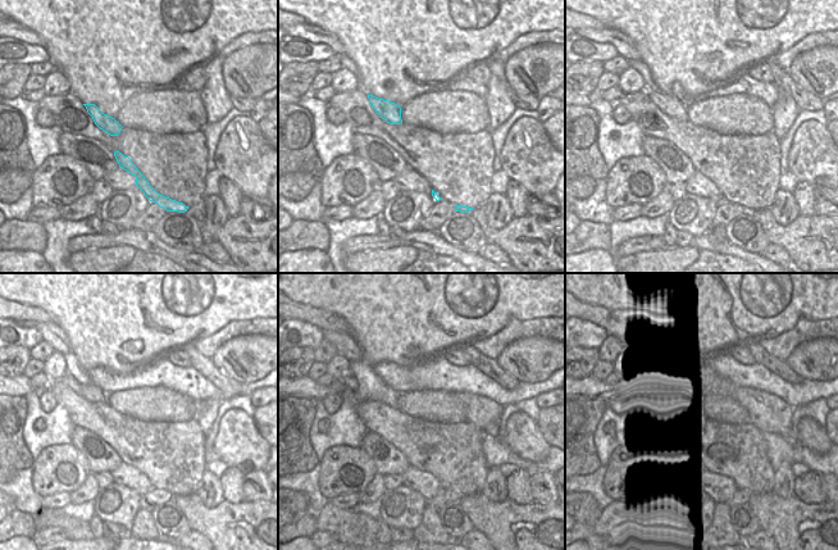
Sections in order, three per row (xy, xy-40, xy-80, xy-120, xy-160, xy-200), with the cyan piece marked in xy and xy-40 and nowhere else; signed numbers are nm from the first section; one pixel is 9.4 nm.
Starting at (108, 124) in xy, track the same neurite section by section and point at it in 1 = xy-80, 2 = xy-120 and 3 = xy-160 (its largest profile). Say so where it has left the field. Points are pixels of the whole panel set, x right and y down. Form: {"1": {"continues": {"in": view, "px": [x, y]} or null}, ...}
{"1": {"continues": {"in": "xy-80", "px": [669, 104]}}, "2": {"continues": {"in": "xy-120", "px": [91, 392]}}, "3": {"continues": {"in": "xy-160", "px": [349, 381]}}}

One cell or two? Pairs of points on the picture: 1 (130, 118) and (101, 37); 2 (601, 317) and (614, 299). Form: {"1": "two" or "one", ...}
{"1": "two", "2": "two"}

